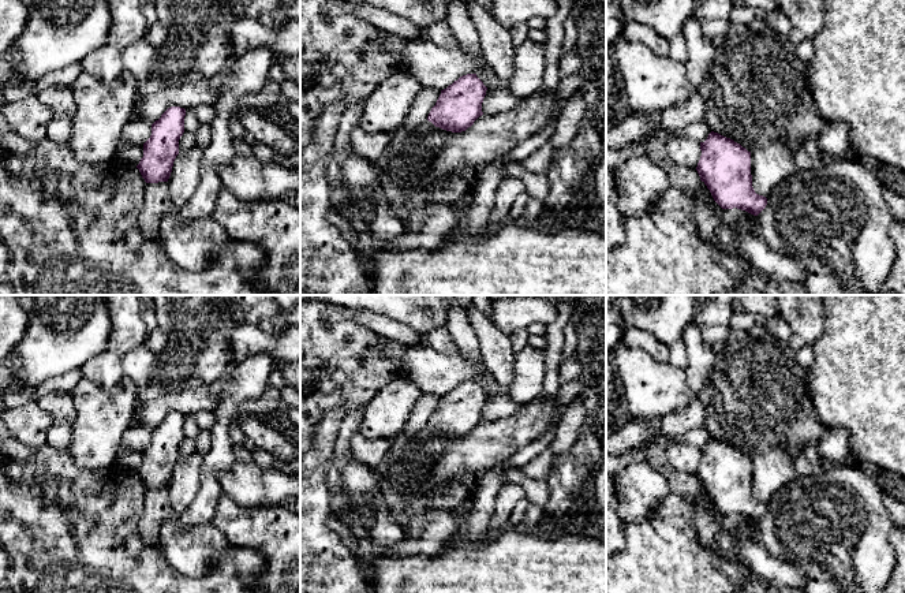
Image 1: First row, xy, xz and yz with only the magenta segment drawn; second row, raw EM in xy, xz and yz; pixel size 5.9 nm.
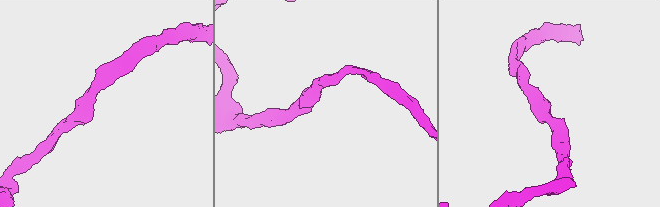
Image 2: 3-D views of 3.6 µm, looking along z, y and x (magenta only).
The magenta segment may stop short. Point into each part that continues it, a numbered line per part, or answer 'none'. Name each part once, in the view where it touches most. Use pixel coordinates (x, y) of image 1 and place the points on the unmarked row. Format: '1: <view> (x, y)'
none

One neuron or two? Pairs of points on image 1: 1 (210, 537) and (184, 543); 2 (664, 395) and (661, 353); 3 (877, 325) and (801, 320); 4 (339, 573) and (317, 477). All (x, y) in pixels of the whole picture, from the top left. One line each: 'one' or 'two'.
1: one
2: two
3: two
4: one

